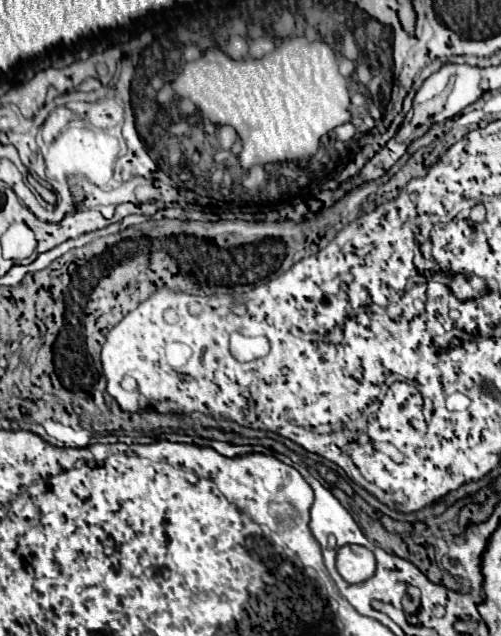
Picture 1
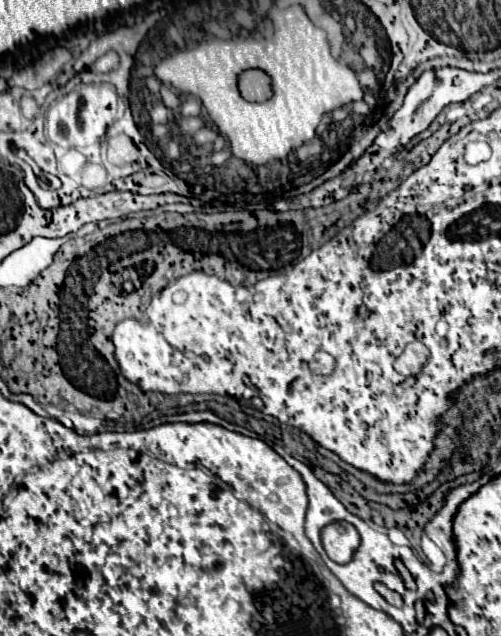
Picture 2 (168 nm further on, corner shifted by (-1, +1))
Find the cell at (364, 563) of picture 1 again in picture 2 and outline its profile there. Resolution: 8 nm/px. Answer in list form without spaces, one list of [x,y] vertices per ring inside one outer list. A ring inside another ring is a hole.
[[[332,522],[322,528],[322,546],[334,562],[348,562],[358,544],[360,536],[348,522]]]

